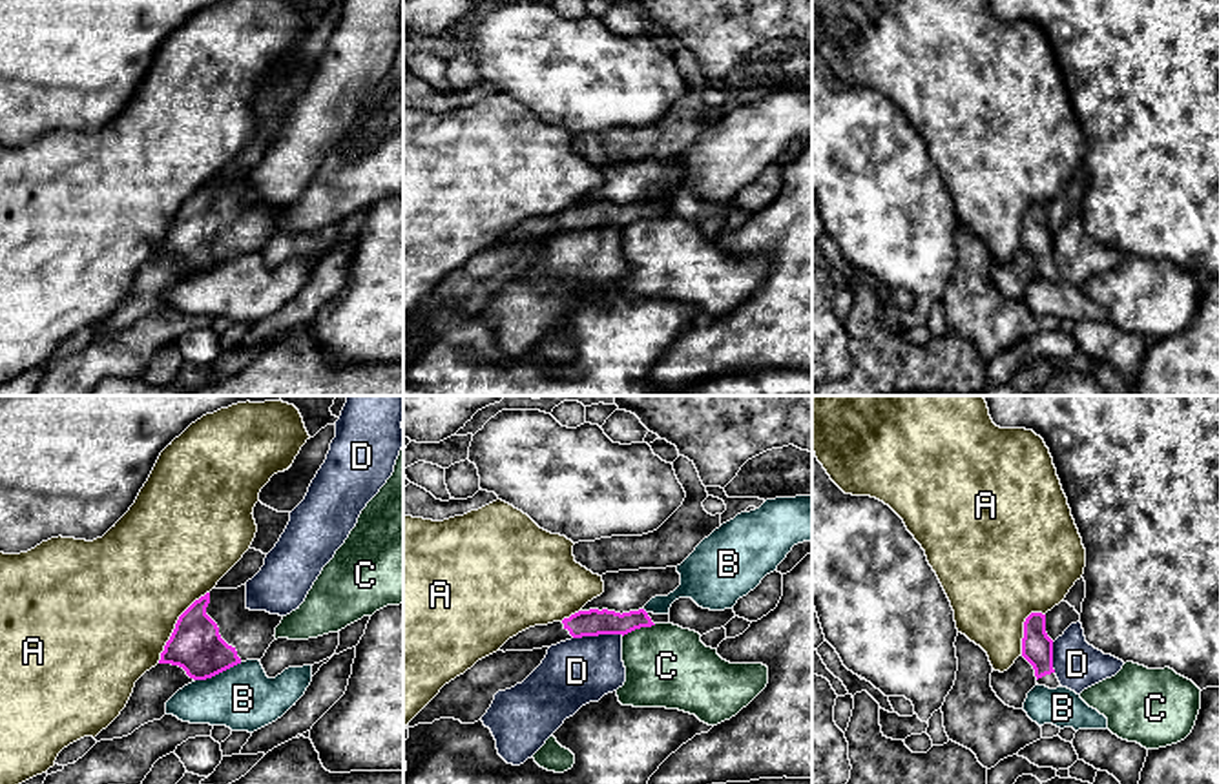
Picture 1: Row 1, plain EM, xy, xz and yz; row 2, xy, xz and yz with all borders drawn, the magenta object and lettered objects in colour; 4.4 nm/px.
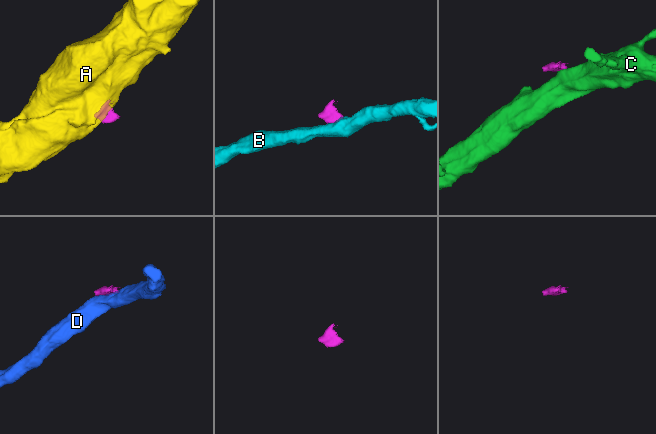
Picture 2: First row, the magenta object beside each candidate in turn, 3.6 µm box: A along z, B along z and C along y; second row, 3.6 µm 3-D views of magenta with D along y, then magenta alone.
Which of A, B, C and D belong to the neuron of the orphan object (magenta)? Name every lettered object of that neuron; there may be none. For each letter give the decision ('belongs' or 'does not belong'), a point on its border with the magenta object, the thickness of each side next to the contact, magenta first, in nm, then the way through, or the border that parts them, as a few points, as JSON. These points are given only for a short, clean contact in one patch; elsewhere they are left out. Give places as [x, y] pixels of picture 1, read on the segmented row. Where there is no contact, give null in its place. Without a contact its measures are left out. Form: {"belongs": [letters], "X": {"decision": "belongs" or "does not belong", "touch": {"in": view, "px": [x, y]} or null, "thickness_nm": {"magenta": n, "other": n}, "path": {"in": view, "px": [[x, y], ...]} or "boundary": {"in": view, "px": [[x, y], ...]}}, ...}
{"belongs": [], "A": {"decision": "does not belong", "touch": {"in": "xy", "px": [176, 626]}, "thickness_nm": {"magenta": 240, "other": 500}, "boundary": {"in": "xy", "px": [[208, 591], [179, 617], [157, 662]]}}, "B": {"decision": "does not belong", "touch": {"in": "xy", "px": [218, 673]}, "thickness_nm": {"magenta": 240, "other": 280}, "boundary": {"in": "xy", "px": [[241, 662], [196, 680]]}}, "C": {"decision": "does not belong", "touch": {"in": "xz", "px": [639, 628]}, "thickness_nm": {"magenta": 120, "other": 360}, "boundary": {"in": "xz", "px": [[656, 624], [635, 628], [623, 637]]}}, "D": {"decision": "does not belong", "touch": {"in": "xz", "px": [597, 635]}, "thickness_nm": {"magenta": 120, "other": 300}, "boundary": {"in": "xz", "px": [[623, 635], [583, 635], [573, 639]]}}}

